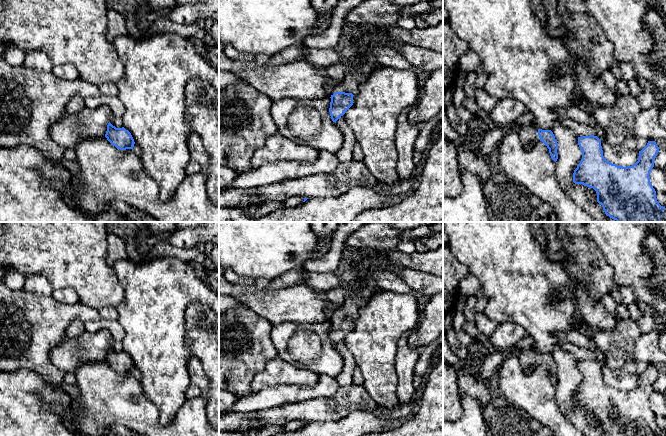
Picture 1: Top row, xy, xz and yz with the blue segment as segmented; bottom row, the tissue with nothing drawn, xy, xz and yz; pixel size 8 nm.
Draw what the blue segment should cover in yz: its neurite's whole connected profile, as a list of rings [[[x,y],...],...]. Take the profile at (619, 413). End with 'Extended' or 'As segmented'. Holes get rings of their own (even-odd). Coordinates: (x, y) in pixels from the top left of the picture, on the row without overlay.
[[[594,359],[578,361],[582,383],[573,397],[573,406],[593,412],[597,417],[597,426],[604,436],[666,436],[656,423],[656,415],[650,406],[650,396],[659,375],[655,365],[648,365],[639,375],[638,385],[632,390],[618,390],[603,380],[601,364]]]. As segmented

